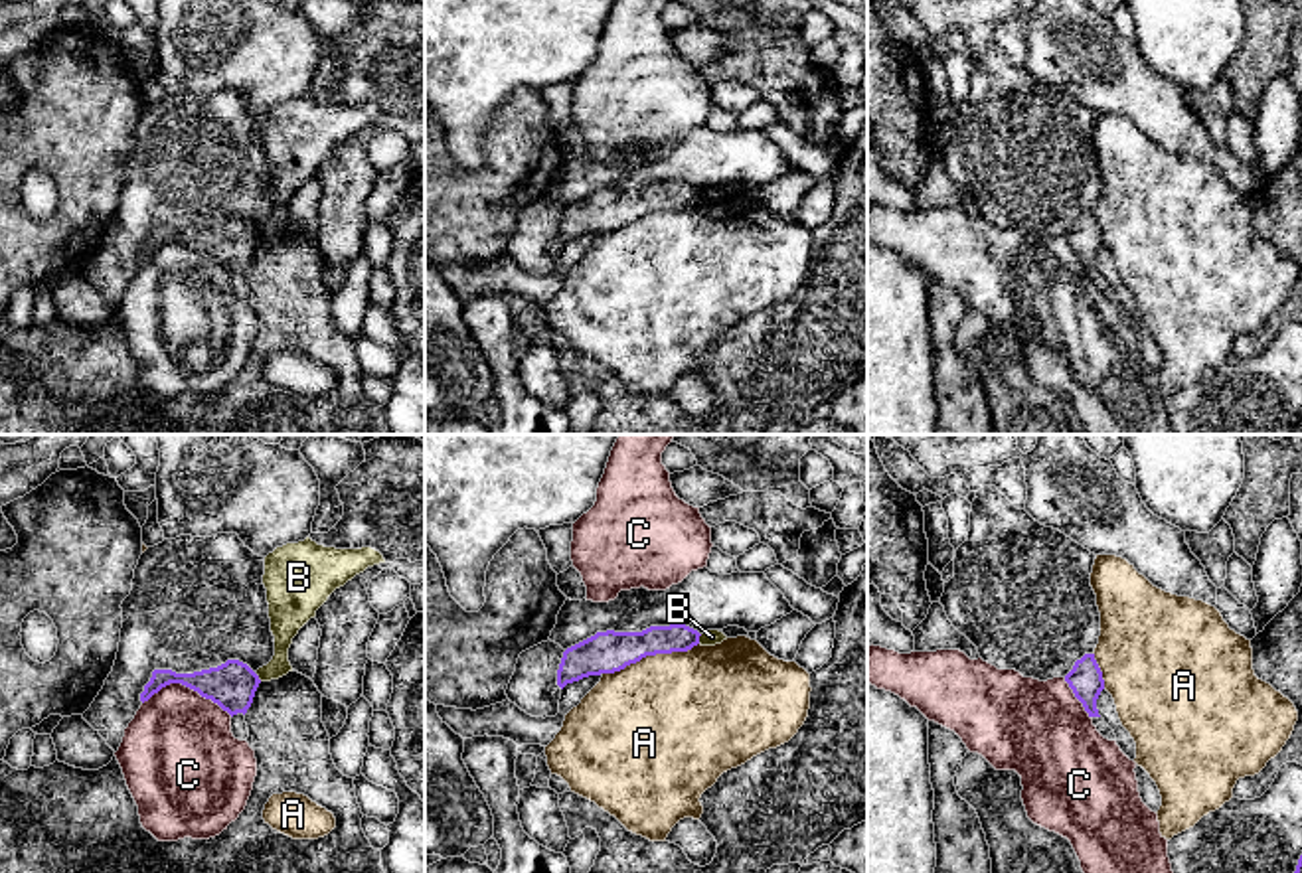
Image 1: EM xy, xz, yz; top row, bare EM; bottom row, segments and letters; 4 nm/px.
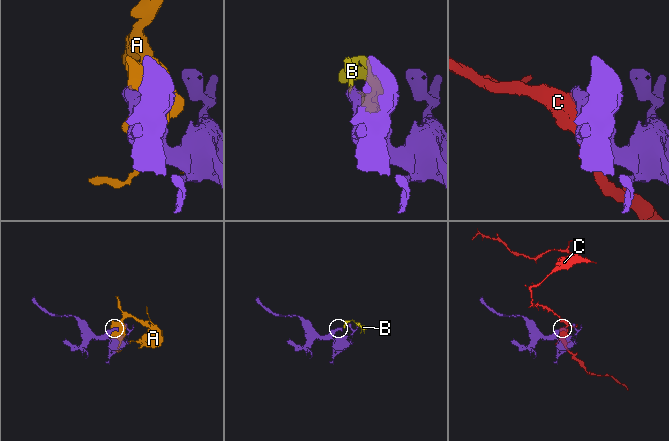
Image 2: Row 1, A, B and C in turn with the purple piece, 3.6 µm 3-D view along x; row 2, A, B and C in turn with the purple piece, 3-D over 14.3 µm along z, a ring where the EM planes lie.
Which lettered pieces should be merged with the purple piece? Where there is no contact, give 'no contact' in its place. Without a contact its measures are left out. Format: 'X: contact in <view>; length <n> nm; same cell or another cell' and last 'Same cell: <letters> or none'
A: contact in xz; length 420 nm; another cell
B: contact in xz; length 40 nm; another cell
C: contact in xy; length 380 nm; another cell
Same cell: none

